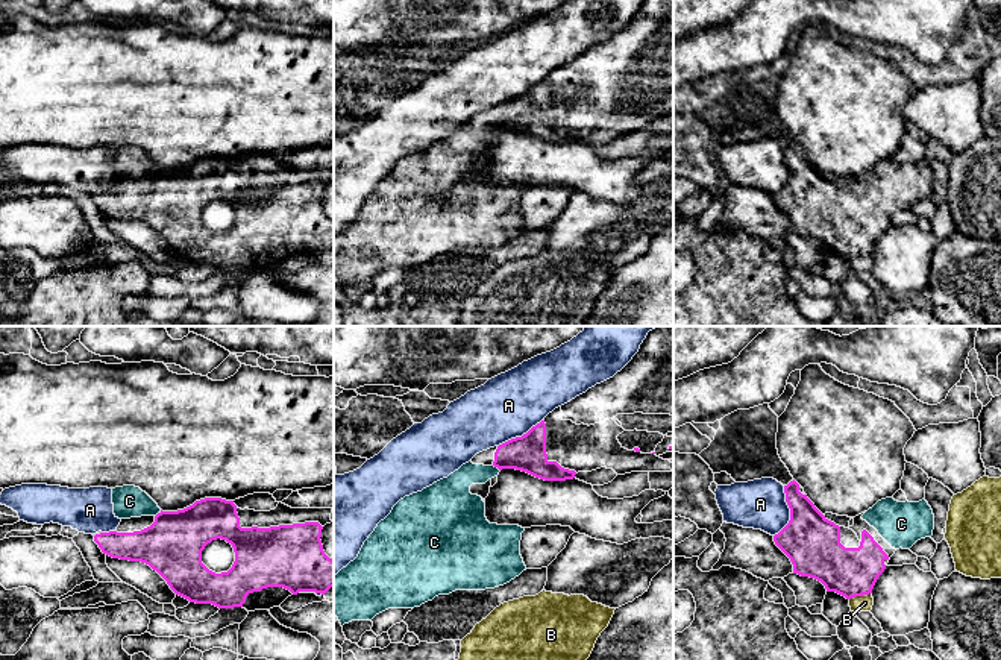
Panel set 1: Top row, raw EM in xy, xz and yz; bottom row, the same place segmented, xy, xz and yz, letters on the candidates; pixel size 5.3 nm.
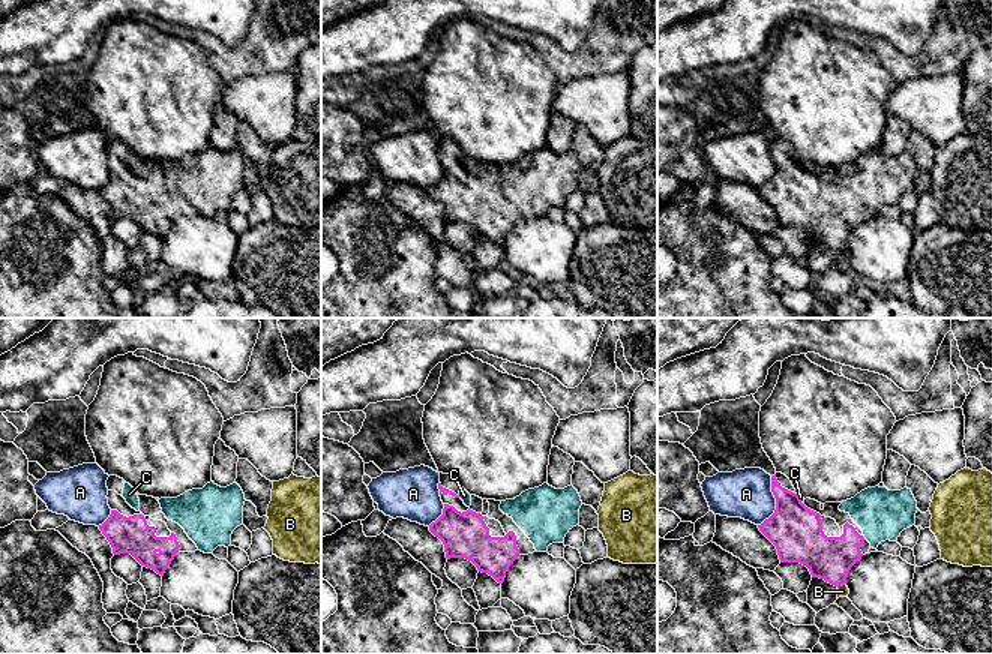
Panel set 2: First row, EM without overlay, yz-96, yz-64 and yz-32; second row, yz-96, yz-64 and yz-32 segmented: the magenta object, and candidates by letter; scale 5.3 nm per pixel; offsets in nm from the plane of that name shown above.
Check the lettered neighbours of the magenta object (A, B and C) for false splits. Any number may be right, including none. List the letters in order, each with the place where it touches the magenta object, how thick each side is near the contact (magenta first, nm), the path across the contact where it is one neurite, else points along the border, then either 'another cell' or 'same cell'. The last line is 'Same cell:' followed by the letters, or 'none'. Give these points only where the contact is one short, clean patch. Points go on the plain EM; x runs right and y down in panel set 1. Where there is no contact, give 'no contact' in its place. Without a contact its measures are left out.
A: yz (790, 172) | 300/260 nm | another cell
B: yz (860, 255) | 260/90 nm | along yz (871, 252), (850, 260) | another cell
C: xy (158, 173) | 320/170 nm | same cell
Same cell: C

